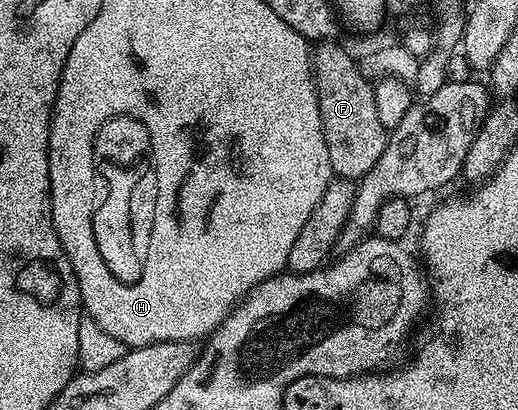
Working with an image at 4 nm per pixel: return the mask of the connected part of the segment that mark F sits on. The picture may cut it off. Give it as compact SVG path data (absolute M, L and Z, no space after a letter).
M323 41L316 47L319 48L313 51L313 78L331 170L338 178L358 181L377 165L381 153L385 153L389 131L381 125L381 117L377 117L377 101L373 101L375 88L364 68L355 64L354 57L339 41Z

